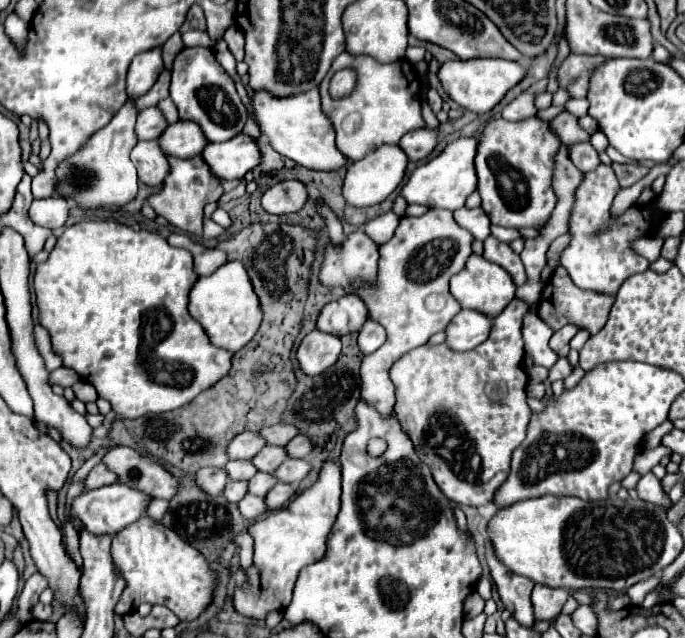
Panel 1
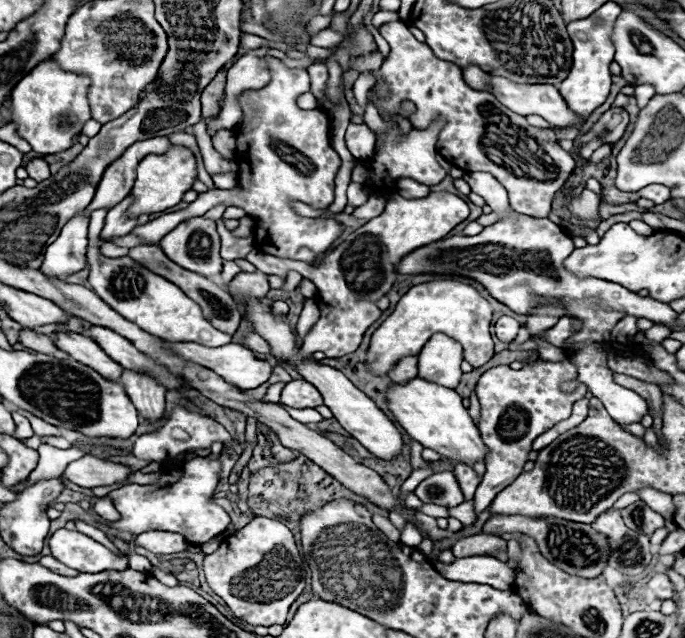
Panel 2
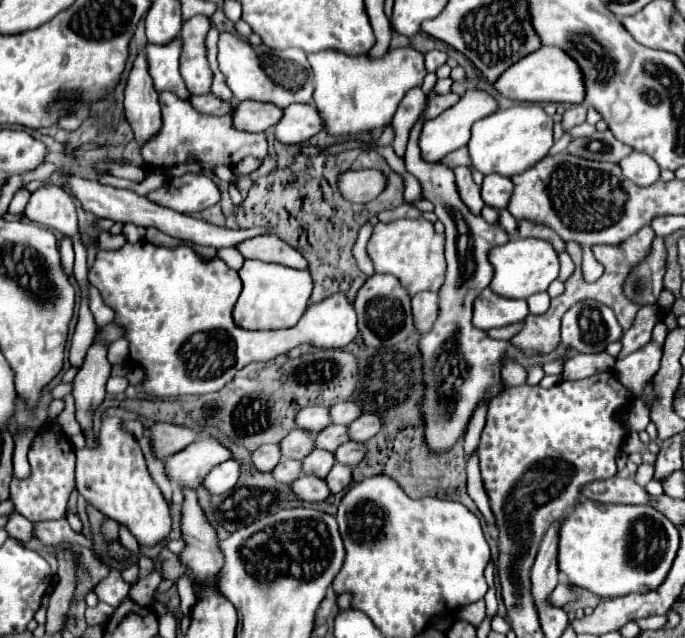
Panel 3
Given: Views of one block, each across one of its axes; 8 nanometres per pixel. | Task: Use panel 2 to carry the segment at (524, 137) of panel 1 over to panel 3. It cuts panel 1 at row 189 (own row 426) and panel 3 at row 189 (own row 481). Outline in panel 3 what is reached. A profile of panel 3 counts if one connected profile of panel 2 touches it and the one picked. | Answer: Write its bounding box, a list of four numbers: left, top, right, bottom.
[482,176,512,210]

